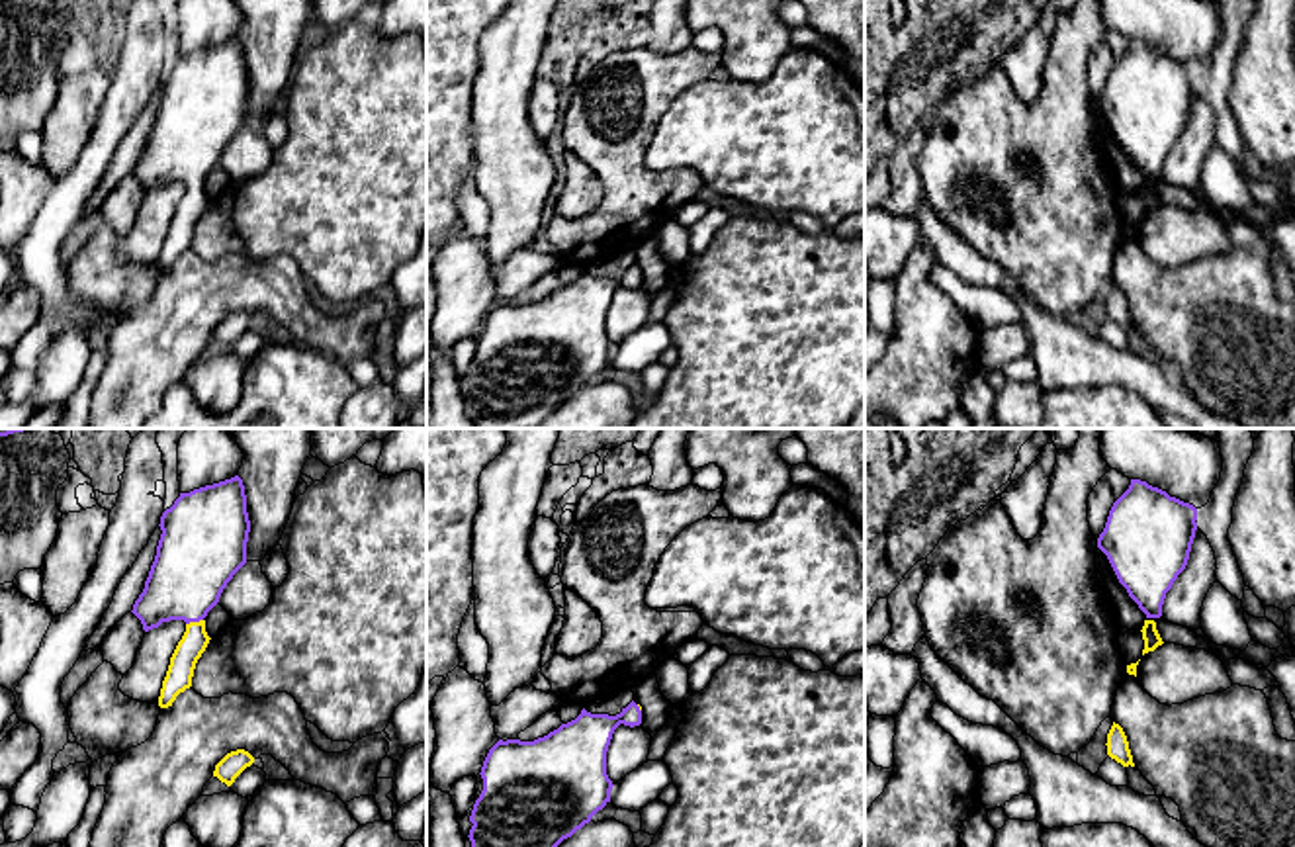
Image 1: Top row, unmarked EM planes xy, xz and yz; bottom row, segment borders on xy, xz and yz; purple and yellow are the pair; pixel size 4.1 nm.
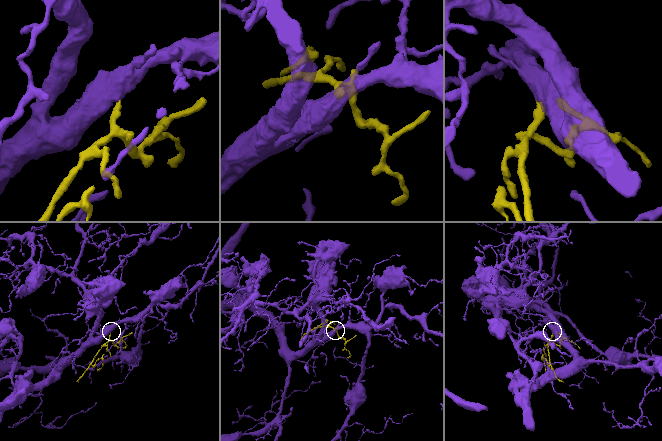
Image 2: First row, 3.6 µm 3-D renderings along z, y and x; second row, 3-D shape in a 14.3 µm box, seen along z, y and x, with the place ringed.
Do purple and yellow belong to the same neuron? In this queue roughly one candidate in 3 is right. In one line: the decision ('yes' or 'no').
yes

